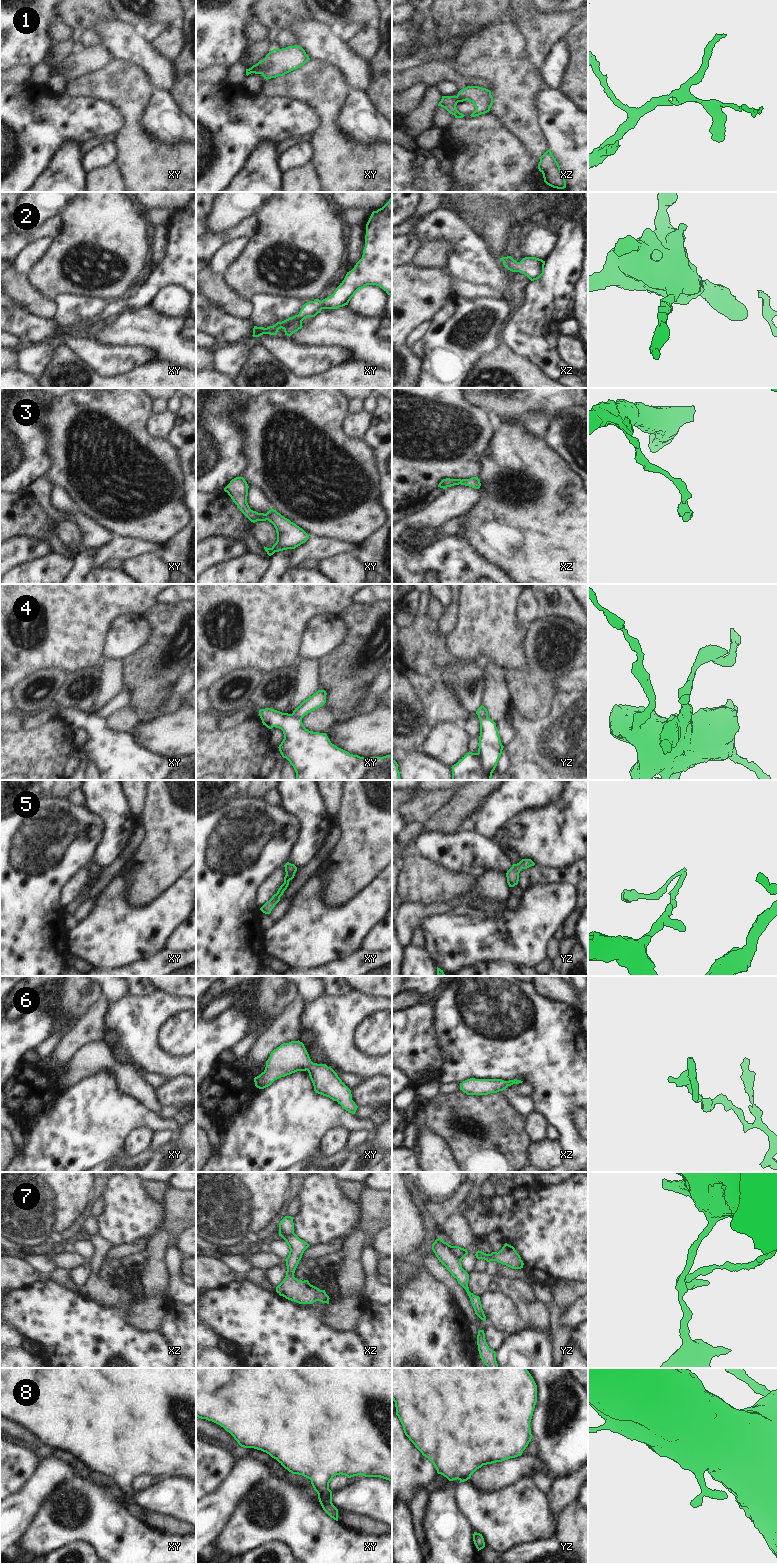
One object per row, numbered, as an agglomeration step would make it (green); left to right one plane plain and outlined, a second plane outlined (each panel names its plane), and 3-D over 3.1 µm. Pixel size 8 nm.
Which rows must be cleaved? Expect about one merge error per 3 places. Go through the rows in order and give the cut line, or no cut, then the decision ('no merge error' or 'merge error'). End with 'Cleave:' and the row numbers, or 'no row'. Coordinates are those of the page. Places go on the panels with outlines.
1: no cut | no merge error
2: no cut | no merge error
3: no cut | no merge error
4: xy (292, 713), (301, 719) | merge error
5: no cut | no merge error
6: no cut | no merge error
7: no cut | no merge error
8: no cut | no merge error
Cleave: 4

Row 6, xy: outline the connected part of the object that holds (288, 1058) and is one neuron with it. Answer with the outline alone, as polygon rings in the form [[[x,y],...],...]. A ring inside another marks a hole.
[[[299,1040],[283,1043],[271,1052],[265,1070],[254,1078],[255,1086],[264,1089],[281,1077],[306,1070],[316,1093],[337,1101],[343,1109],[355,1114],[358,1106],[352,1100],[351,1090],[331,1067],[313,1063]]]

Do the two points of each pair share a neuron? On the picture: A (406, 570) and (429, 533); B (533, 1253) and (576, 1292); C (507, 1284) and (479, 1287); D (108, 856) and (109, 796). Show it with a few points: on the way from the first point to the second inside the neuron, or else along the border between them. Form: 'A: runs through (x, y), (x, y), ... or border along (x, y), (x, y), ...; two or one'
A: border along (432, 543), (415, 550); two
B: border along (559, 1280), (575, 1280), (577, 1282); two
C: runs through (500, 1280), (486, 1280); one
D: runs through (111, 841), (111, 811); one

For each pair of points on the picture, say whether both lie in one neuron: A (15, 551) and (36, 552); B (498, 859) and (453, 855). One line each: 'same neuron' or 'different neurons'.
A: same neuron
B: same neuron

